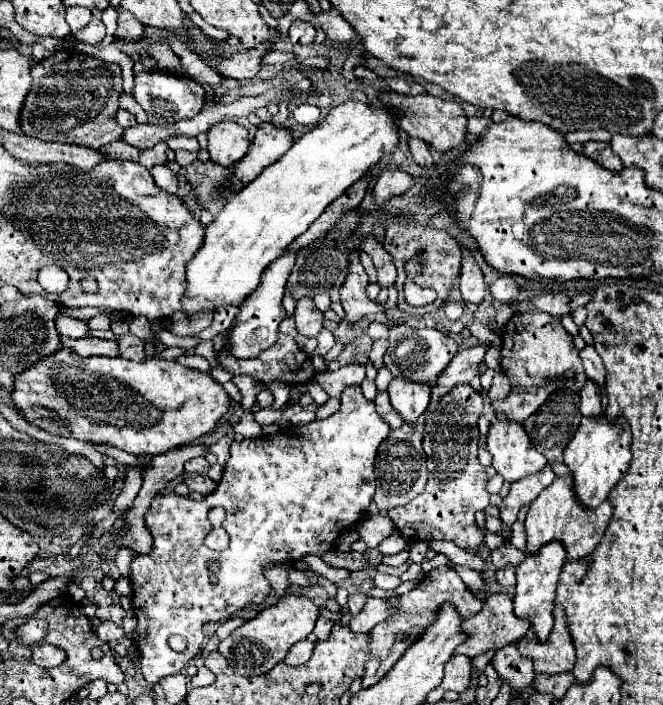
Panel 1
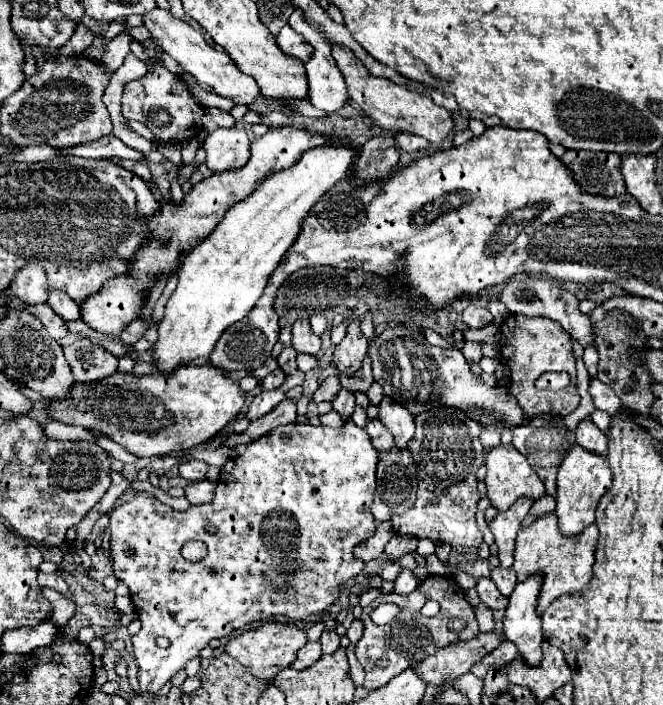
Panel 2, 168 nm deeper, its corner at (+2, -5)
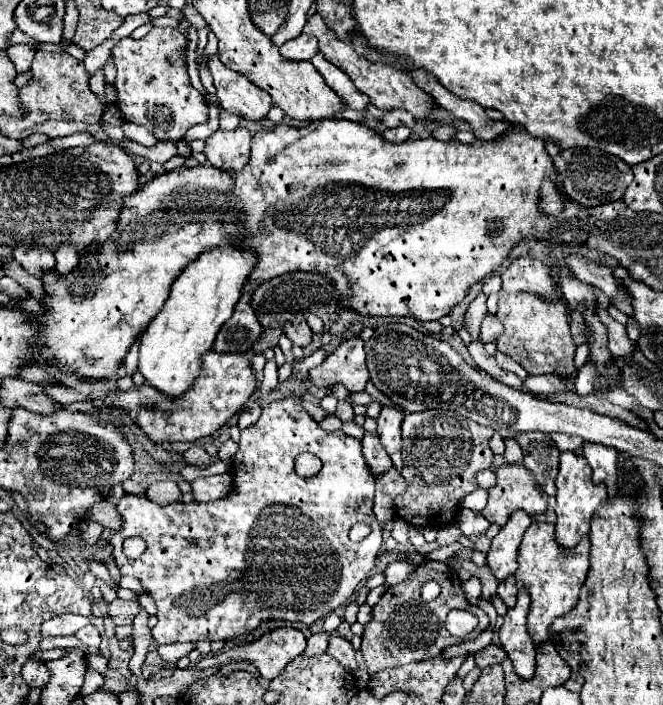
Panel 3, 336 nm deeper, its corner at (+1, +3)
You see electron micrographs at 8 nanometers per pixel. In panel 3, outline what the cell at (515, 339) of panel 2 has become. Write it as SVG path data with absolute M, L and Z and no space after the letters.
M499 290L499 310L497 318L503 322L505 332L497 338L497 350L511 356L529 374L557 374L569 378L575 370L573 356L575 344L569 332L569 312L563 300L549 302L535 294L509 294Z

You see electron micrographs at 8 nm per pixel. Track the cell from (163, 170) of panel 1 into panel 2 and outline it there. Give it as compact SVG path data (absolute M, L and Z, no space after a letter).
M112 134L108 138L94 140L90 144L84 144L84 146L72 148L72 150L62 150L62 154L84 156L84 158L112 158L112 156L118 156L118 158L130 158L130 160L140 160L140 162L146 160L142 152L126 146L120 138L116 138Z

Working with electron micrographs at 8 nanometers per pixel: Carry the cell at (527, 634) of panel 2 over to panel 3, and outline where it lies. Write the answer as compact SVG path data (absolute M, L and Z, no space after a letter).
M521 590L517 596L515 608L507 612L503 618L503 626L499 630L499 640L507 658L513 662L513 670L519 678L533 678L535 674L535 646L527 632L527 612L531 598L527 590Z

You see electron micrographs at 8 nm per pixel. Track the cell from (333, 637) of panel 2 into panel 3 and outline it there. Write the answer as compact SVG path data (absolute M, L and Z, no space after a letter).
M333 636L331 642L329 642L329 648L327 652L347 670L347 672L355 672L357 670L357 662L355 662L355 650L351 646L351 642L339 638L339 636Z

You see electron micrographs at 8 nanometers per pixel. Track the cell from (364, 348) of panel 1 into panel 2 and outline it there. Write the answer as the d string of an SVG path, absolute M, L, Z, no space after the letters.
M366 354L364 362L362 362L362 366L360 366L360 370L356 374L338 374L338 380L340 380L342 388L346 388L350 392L358 392L358 390L364 390L366 392L370 388L372 380L374 380L368 354Z

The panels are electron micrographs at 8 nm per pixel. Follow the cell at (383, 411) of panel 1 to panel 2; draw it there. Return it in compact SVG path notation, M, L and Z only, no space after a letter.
M370 418L368 424L366 424L366 432L370 434L372 438L372 444L378 452L384 452L384 450L390 450L394 446L394 438L390 434L390 430L380 422L380 418Z

